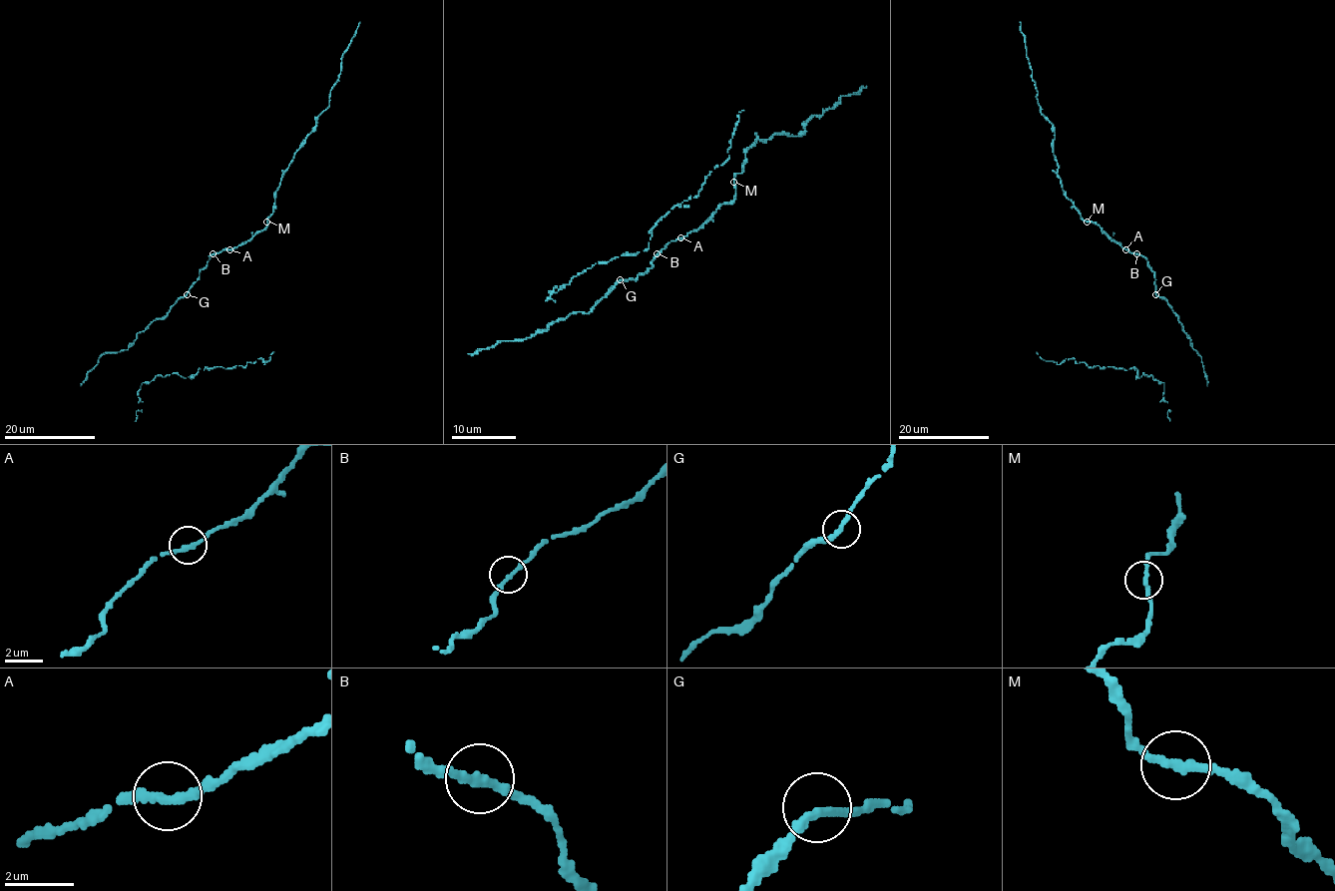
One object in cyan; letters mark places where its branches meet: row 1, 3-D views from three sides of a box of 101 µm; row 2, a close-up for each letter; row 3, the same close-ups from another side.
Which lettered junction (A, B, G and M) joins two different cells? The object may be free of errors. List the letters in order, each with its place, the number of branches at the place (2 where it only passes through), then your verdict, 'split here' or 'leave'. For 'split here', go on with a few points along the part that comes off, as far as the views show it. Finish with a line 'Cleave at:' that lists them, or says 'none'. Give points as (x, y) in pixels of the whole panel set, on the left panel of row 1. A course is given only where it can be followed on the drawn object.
A: place (229, 249); branches 2; leave
B: place (213, 253); branches 2; leave
G: place (187, 294); branches 2; leave
M: place (266, 222); branches 2; leave
Cleave at: none

